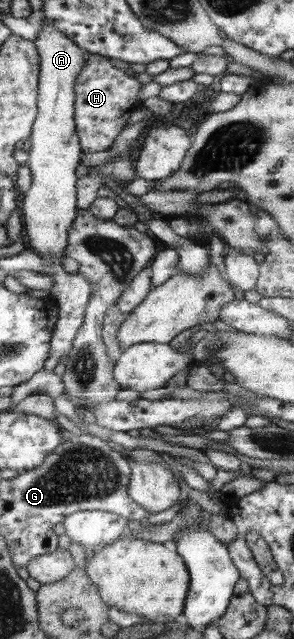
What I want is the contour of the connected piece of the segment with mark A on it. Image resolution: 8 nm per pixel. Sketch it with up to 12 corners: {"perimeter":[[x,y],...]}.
{"perimeter":[[44,17],[38,117],[19,207],[64,257],[79,206],[76,83],[89,52]]}

